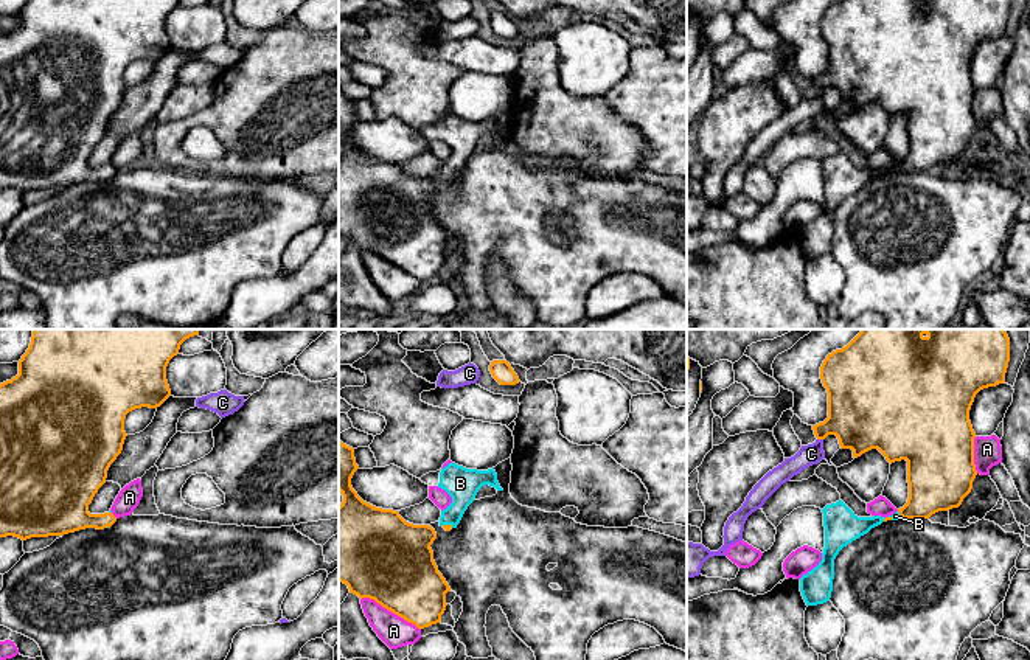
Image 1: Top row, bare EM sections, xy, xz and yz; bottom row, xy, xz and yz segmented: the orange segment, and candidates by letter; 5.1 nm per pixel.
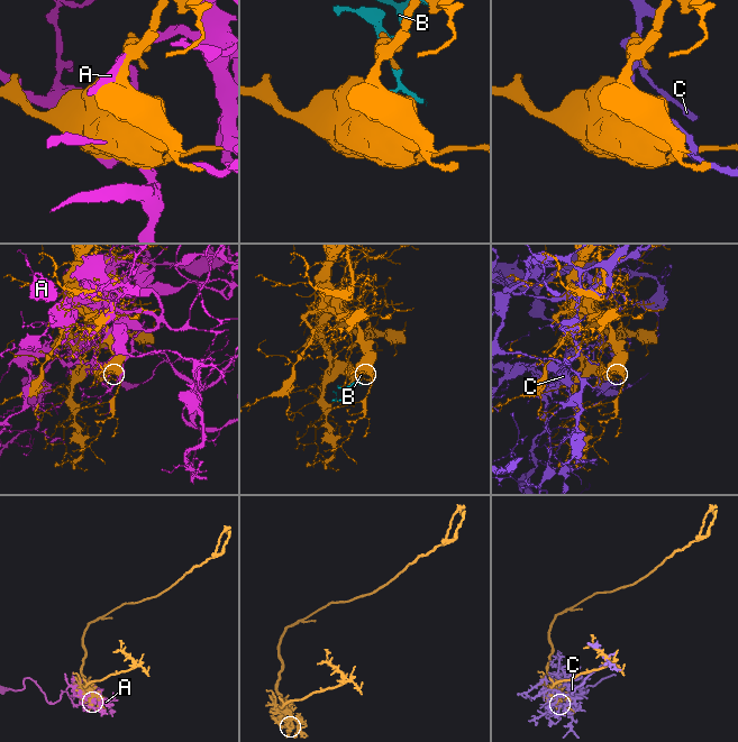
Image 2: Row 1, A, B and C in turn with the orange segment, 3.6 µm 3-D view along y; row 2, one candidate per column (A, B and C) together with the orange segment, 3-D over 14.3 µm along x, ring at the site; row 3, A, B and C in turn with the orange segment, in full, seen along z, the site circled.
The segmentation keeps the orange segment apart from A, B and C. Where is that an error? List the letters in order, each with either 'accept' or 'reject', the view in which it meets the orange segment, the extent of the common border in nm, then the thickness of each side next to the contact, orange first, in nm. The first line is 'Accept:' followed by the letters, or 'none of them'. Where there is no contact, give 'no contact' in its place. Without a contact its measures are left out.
Accept: B
A: reject; contact in xz; length 360 nm; calibres 420 and 160 nm
B: accept; contact in xz; length 60 nm; calibres 30 and 170 nm
C: reject; contact in yz; length 30 nm; calibres 360 and 110 nm

